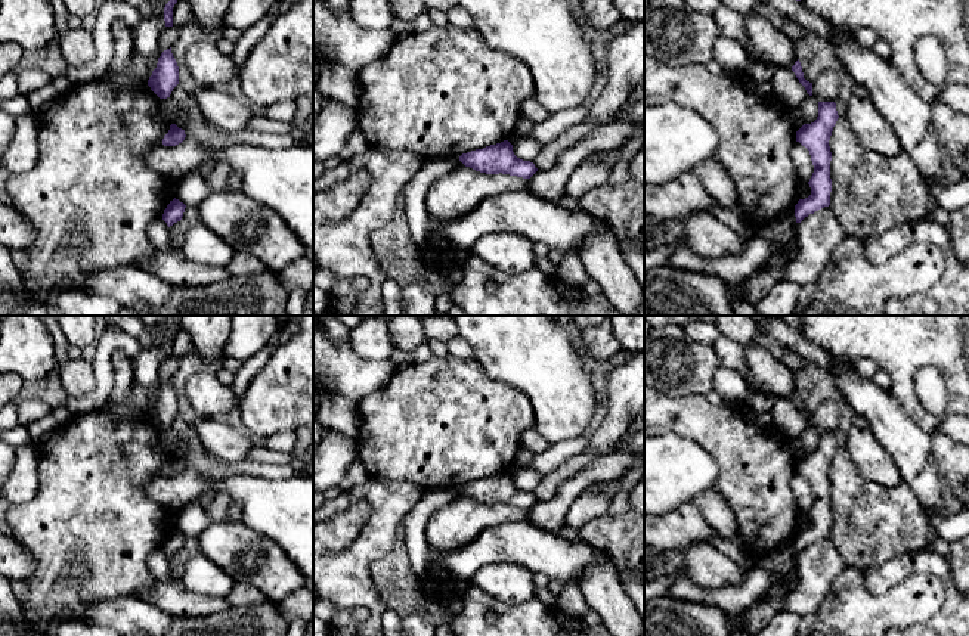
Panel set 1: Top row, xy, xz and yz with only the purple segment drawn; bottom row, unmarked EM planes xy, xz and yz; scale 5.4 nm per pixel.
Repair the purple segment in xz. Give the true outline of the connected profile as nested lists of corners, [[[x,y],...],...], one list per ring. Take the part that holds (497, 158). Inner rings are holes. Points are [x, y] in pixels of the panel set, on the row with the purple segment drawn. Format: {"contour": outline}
{"contour": [[[508,140],[462,153],[459,161],[465,167],[486,174],[502,173],[530,179],[538,171],[533,162],[523,161],[514,155],[513,145]]]}

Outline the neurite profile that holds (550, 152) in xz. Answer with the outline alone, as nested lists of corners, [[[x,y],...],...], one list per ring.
[[[581,124],[567,130],[555,140],[545,143],[539,155],[533,159],[533,164],[538,171],[547,171],[554,168],[561,152],[594,133],[598,127],[598,124]]]

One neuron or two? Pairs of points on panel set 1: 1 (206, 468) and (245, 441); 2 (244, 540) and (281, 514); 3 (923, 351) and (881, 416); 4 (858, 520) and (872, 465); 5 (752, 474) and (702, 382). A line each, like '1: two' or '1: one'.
1: two
2: two
3: two
4: two
5: two

